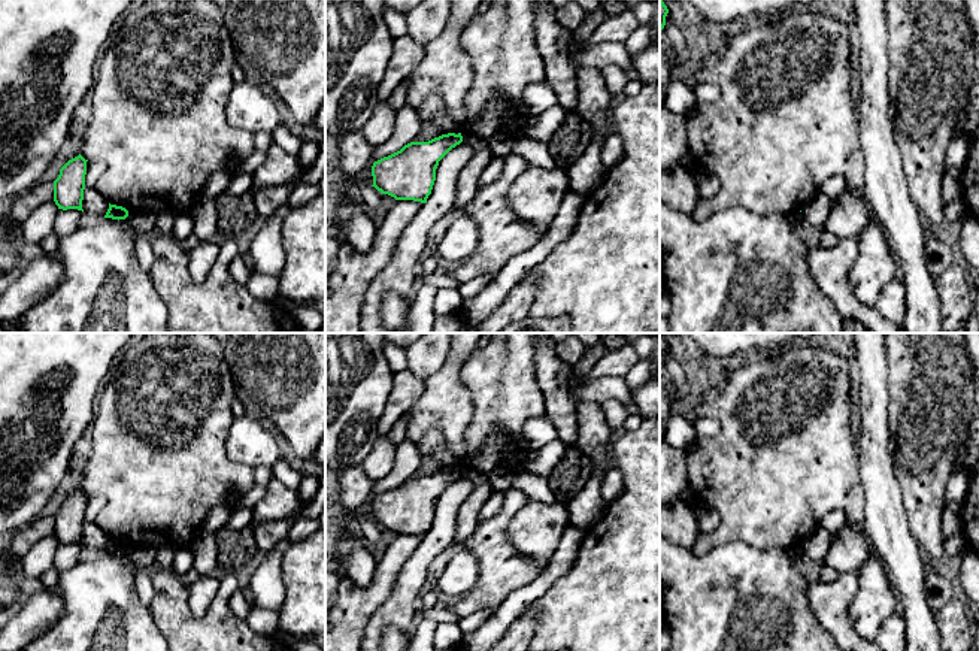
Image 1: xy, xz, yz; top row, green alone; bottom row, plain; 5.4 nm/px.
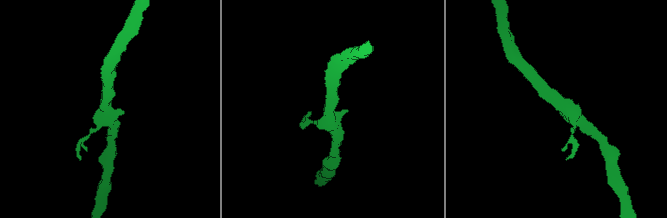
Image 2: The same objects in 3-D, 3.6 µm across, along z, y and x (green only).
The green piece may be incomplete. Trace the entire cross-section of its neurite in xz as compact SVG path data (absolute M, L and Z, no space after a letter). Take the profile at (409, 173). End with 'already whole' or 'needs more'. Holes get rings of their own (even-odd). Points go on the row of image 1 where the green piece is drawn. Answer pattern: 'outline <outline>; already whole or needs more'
outline M448 133L428 142L410 142L373 163L373 185L395 200L427 203L439 161L463 142L461 133Z; already whole

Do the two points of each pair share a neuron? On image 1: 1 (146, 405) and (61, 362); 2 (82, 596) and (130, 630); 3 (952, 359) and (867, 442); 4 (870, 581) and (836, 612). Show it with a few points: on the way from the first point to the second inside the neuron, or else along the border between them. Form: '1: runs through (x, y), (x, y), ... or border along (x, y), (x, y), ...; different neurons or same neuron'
1: border along (103, 385), (100, 388); different neurons
2: runs through (99, 597), (102, 600), (114, 600), (127, 614); same neuron
3: border along (887, 387), (888, 451), (893, 457); different neurons
4: border along (858, 575), (858, 592), (848, 609), (855, 630); different neurons

